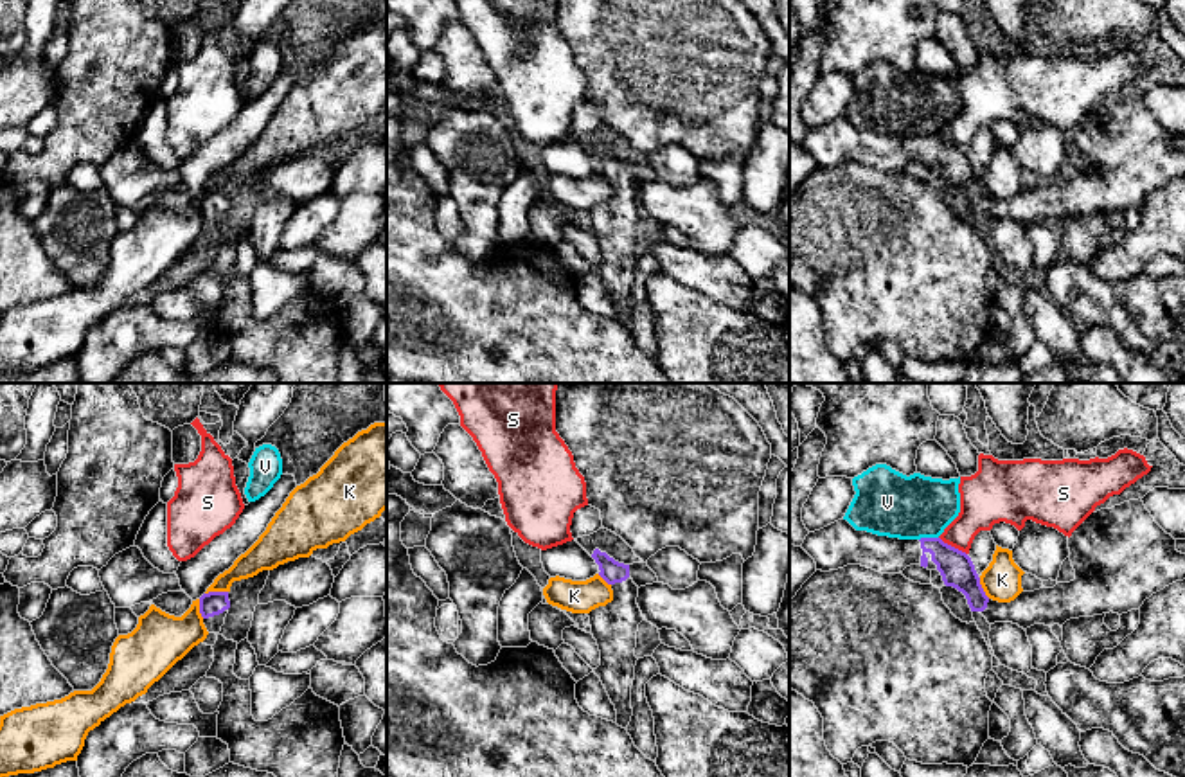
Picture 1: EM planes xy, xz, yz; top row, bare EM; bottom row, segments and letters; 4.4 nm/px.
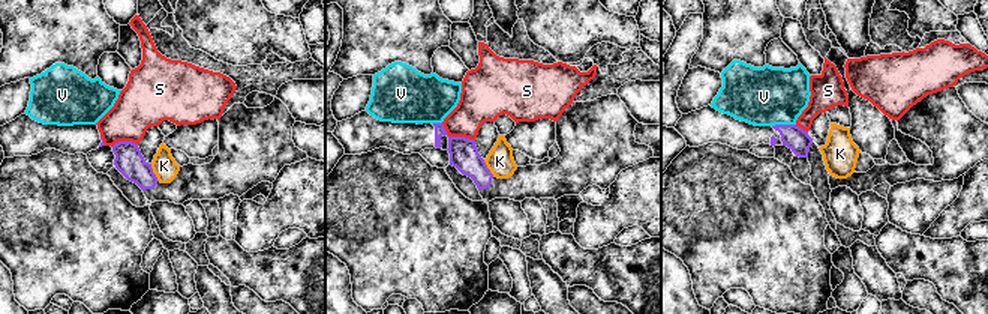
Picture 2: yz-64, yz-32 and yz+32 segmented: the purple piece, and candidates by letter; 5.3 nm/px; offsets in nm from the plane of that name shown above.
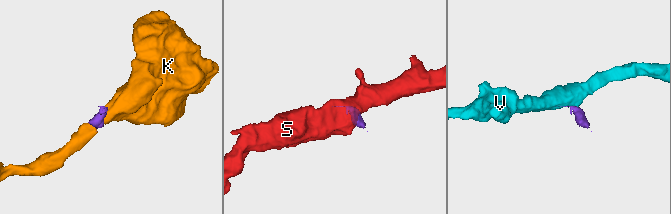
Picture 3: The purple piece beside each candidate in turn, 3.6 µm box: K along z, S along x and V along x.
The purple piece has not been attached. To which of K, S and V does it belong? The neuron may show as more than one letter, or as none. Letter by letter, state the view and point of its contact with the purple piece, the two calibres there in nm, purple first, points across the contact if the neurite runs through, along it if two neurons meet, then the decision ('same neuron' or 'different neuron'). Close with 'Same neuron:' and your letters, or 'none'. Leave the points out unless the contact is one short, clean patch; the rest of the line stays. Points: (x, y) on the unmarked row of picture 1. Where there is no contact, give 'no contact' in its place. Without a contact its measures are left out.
K: meets purple in xy at (216, 189); 110 nm thick on the purple side, 120 nm on the other; border along xy (227, 187), (209, 187), (205, 191); different neuron
S: meets purple in yz at (953, 144); 150 nm thick on the purple side, 220 nm on the other; border along yz (939, 133), (966, 151); different neuron
V: meets purple in yz at (928, 135); 150 nm thick on the purple side, 300 nm on the other; different neuron
Same neuron: none

